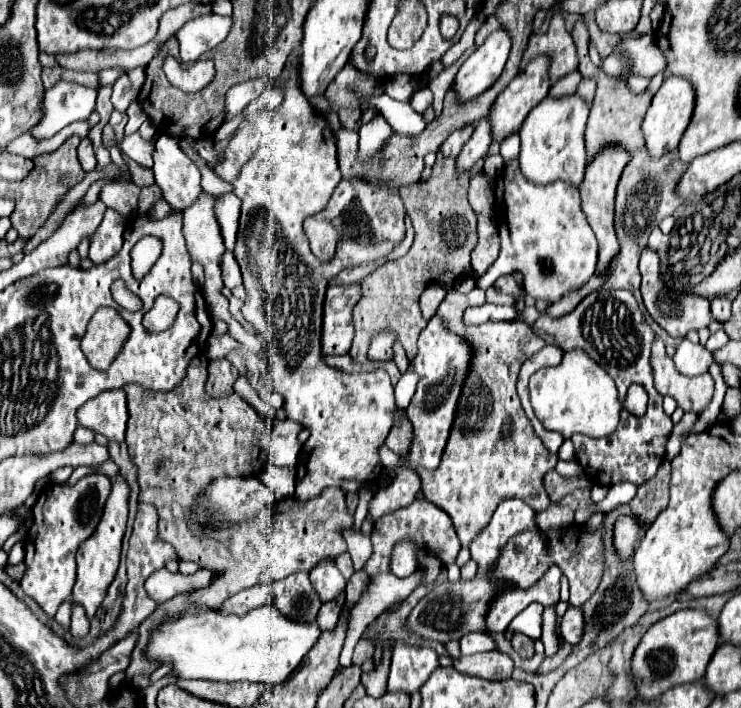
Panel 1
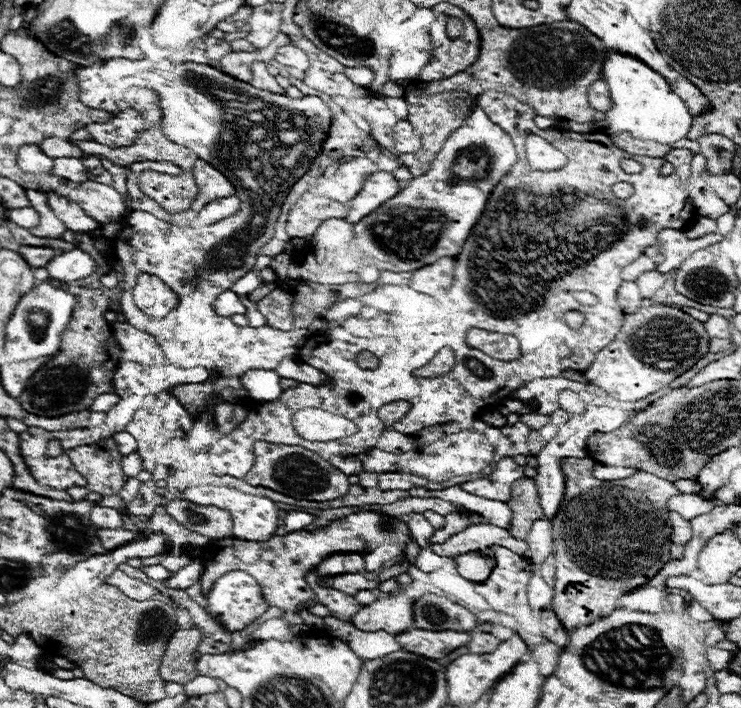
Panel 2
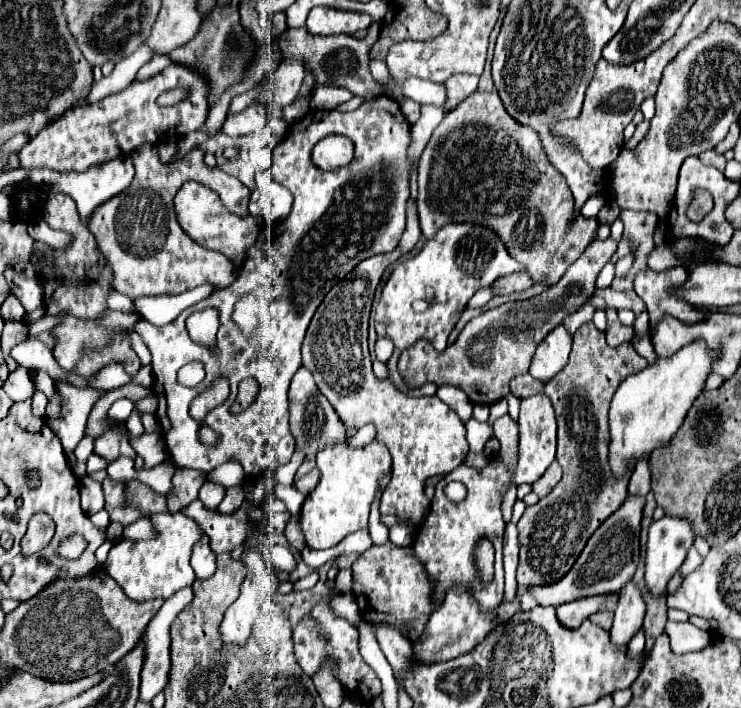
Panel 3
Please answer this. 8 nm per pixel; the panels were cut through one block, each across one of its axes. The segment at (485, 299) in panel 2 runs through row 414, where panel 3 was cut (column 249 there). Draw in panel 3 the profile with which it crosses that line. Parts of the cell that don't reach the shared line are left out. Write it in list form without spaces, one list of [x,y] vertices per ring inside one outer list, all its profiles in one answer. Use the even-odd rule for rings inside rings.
[[[378,96],[346,114],[336,110],[306,114],[276,146],[272,176],[292,192],[294,206],[290,216],[274,228],[272,240],[256,242],[246,250],[246,262],[230,288],[214,292],[186,308],[174,322],[162,328],[146,320],[136,322],[134,330],[148,346],[152,371],[162,384],[162,389],[153,387],[158,403],[166,400],[168,404],[168,450],[178,468],[210,472],[230,458],[236,458],[246,474],[262,474],[289,462],[296,440],[288,428],[288,386],[294,372],[300,368],[300,346],[308,322],[328,290],[362,260],[392,252],[398,246],[406,224],[406,202],[410,198],[410,140],[412,124],[388,96]],[[328,134],[344,134],[351,139],[354,158],[340,170],[322,172],[312,164],[310,152],[314,144]],[[242,294],[254,294],[260,306],[260,328],[252,340],[240,336],[230,320],[234,304]],[[204,308],[214,308],[220,316],[216,354],[192,342],[186,332],[186,318]],[[192,360],[202,362],[206,378],[194,388],[186,388],[178,384],[176,374]],[[216,376],[226,376],[230,380],[230,396],[216,410],[208,412],[202,422],[196,422],[188,414],[188,406]],[[250,376],[260,386],[258,396],[244,412],[232,414],[230,408],[236,400],[238,384]],[[202,426],[212,428],[220,436],[216,446],[206,446],[198,440],[198,430]]]

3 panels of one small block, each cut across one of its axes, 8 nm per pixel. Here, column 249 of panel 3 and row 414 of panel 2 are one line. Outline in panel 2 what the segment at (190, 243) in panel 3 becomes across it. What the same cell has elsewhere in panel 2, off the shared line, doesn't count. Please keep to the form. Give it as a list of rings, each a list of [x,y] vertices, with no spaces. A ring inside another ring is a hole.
[[[108,60],[100,62],[88,68],[78,70],[78,84],[80,84],[80,98],[86,106],[99,109],[104,100],[110,100],[116,95],[116,104],[121,110],[130,108],[128,98],[132,94],[140,92],[142,88],[150,90],[154,88],[160,94],[160,108],[162,108],[162,130],[164,134],[186,148],[190,148],[198,158],[214,164],[238,190],[238,196],[242,200],[240,210],[234,216],[228,216],[216,224],[204,226],[204,228],[176,228],[148,212],[134,210],[128,218],[124,228],[114,240],[114,252],[124,268],[124,280],[122,283],[121,311],[126,320],[136,326],[140,332],[146,332],[154,336],[156,344],[162,348],[166,362],[162,365],[173,364],[179,368],[192,368],[204,366],[214,376],[198,386],[176,386],[170,394],[188,410],[188,414],[198,418],[212,396],[220,394],[226,402],[240,404],[248,399],[240,378],[244,372],[260,368],[260,370],[276,370],[276,366],[292,356],[308,338],[308,330],[292,330],[282,332],[274,330],[270,326],[262,328],[242,328],[236,326],[230,318],[216,316],[214,312],[214,300],[218,294],[230,290],[236,280],[240,280],[246,272],[252,270],[258,250],[272,238],[274,224],[280,216],[280,206],[290,192],[292,184],[298,182],[300,176],[304,176],[320,152],[320,142],[324,134],[324,124],[328,122],[328,108],[318,96],[304,96],[298,100],[288,98],[286,94],[272,94],[266,90],[258,90],[246,82],[238,82],[220,70],[206,66],[206,64],[172,64],[168,60],[162,62],[150,62],[150,60]],[[140,274],[150,274],[160,278],[172,292],[178,296],[178,304],[174,310],[170,310],[164,318],[156,320],[146,316],[136,304],[134,304],[134,286]]]

